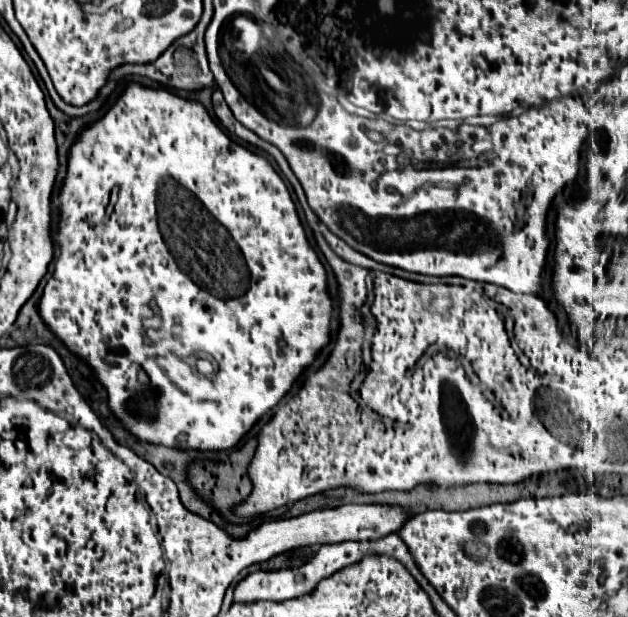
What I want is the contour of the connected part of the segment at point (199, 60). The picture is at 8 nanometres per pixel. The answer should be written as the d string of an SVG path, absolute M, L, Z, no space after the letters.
M203 11L201 19L195 29L191 33L187 33L187 37L181 37L179 41L175 41L157 61L153 63L143 63L143 65L121 65L121 67L115 67L107 79L107 85L103 87L103 101L107 99L107 95L115 89L115 83L119 81L125 81L125 79L131 79L133 75L141 75L141 77L149 77L165 87L173 87L173 89L185 89L185 91L191 91L191 89L201 89L205 85L211 85L213 83L213 73L209 69L208 58L204 43L204 34L207 26L212 19L213 13L207 13Z

